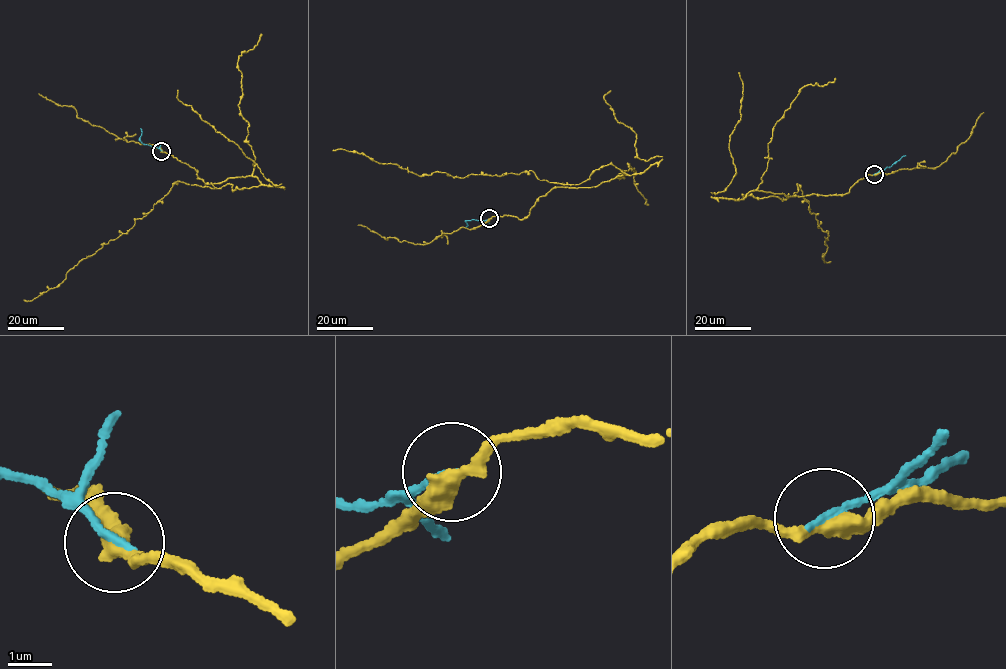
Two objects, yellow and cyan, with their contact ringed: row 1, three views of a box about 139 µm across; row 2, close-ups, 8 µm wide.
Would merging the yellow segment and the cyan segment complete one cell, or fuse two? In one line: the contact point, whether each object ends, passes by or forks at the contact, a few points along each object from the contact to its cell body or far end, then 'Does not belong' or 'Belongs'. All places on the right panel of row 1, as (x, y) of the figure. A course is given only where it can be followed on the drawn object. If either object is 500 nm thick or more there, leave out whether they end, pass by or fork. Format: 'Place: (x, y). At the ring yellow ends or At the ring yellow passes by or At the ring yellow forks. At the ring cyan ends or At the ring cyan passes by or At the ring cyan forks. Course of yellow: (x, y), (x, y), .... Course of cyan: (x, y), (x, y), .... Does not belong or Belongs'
Place: (874, 174). At the ring yellow passes by. At the ring cyan ends. Course of yellow: (874, 174), (837, 195), (742, 196), (786, 200), (797, 183), (829, 235), (822, 257), (831, 262). Course of cyan: (874, 174), (905, 155). Does not belong

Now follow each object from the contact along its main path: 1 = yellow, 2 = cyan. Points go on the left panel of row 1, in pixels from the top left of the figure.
1: (161, 151), (205, 183), (254, 176), (260, 184), (177, 181), (125, 233), (24, 300)
2: (161, 151), (142, 143), (140, 129)

